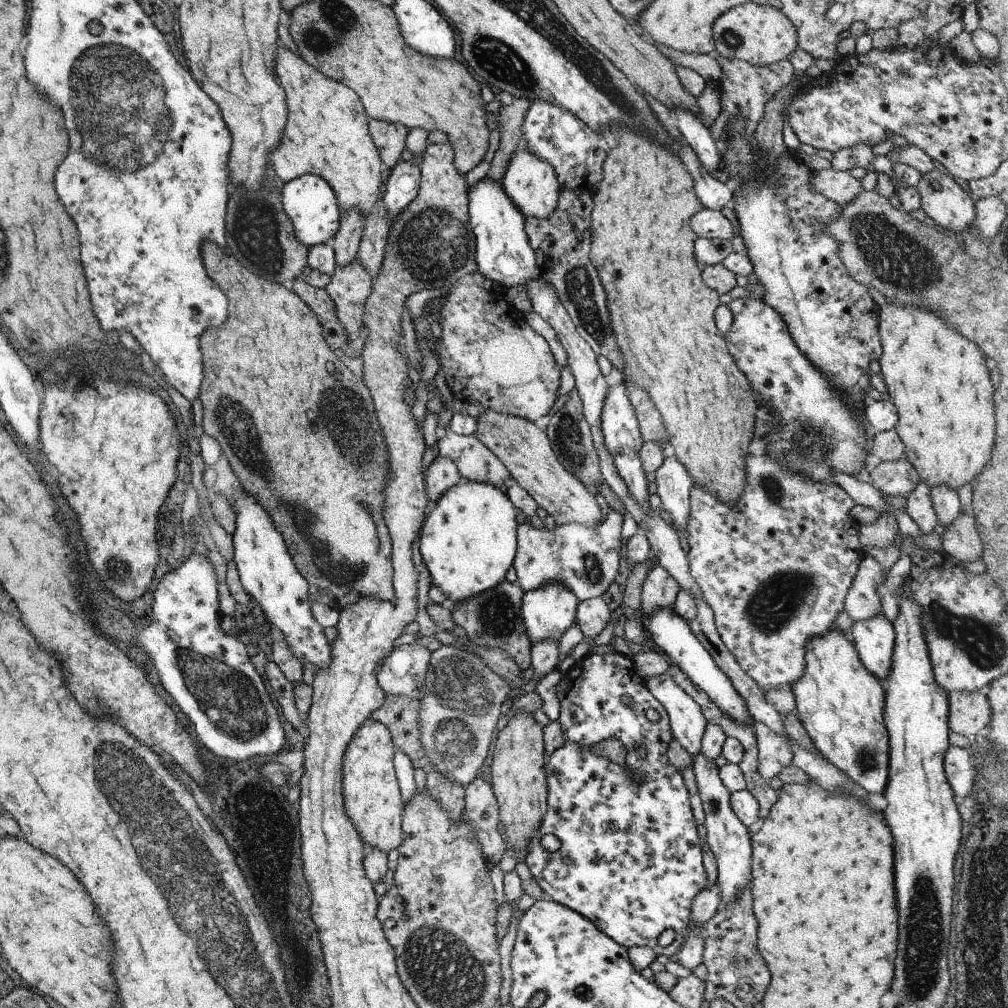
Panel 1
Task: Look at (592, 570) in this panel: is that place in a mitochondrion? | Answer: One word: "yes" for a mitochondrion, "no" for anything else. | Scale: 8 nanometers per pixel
yes

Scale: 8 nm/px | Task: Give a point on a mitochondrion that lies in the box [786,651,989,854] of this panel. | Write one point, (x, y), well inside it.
(867, 758)

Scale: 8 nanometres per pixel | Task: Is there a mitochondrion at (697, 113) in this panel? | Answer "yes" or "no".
no

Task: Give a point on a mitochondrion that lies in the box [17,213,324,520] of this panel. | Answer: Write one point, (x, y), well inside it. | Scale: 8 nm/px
(72, 421)

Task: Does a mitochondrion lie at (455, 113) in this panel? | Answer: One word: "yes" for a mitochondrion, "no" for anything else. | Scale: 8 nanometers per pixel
no

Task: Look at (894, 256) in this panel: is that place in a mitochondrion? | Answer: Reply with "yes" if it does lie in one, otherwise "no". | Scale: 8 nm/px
yes

